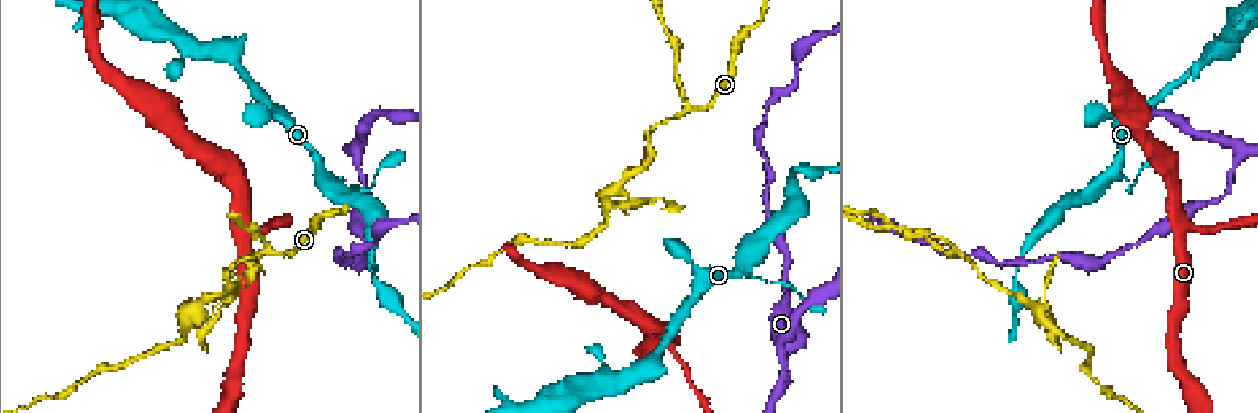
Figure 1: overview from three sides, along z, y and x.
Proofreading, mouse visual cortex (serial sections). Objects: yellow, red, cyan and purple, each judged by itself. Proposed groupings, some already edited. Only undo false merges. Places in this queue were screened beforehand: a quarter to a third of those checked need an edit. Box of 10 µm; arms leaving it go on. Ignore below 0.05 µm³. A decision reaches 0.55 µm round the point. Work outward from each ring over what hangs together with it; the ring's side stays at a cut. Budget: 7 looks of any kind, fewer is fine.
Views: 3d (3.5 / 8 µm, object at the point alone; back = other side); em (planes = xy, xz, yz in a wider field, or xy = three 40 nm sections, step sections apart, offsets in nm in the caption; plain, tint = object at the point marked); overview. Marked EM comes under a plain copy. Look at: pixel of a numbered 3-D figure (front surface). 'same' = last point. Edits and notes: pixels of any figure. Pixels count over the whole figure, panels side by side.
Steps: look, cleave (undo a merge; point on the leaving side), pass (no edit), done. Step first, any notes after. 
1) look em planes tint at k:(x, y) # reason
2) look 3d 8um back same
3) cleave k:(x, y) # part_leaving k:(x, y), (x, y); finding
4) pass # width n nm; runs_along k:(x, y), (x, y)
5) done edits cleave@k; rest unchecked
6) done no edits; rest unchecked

look 3d 3.5um at 1:(690, 111) # branch point

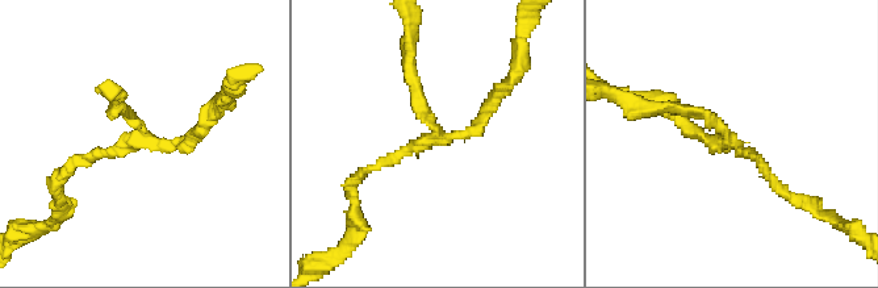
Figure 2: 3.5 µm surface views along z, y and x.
look em planes tint at 2:(442, 139) # arms 3; arm_widths 150, 150, 200 nm; now the EM

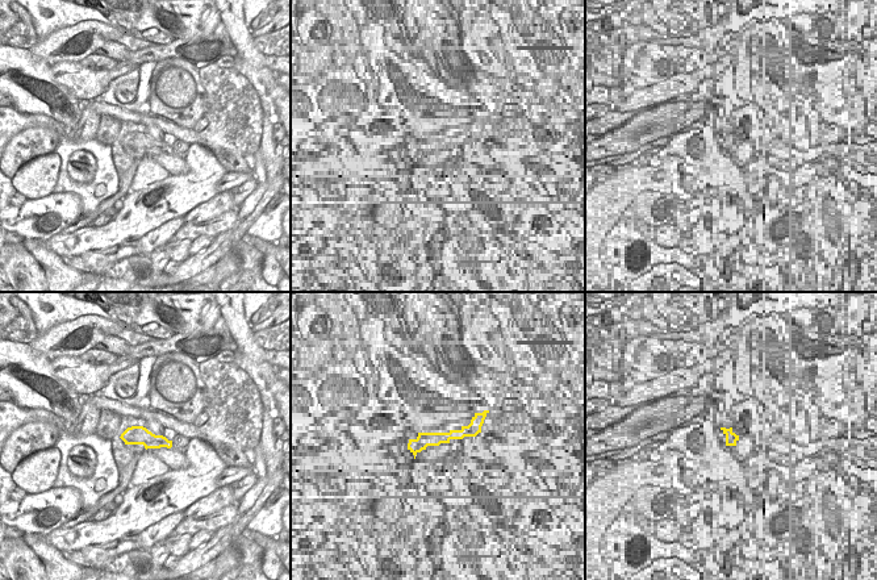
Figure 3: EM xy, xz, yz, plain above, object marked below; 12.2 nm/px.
pass # runs_along 2:(501, 91), (464, 134), (363, 171); continuous, no second cell

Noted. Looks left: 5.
look 3d 8um at 1:(616, 190) # three arms meet

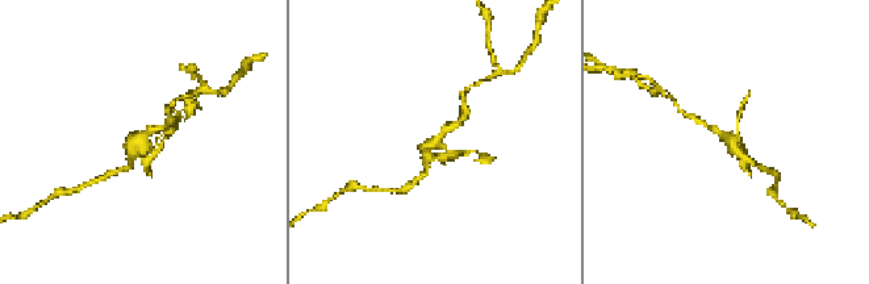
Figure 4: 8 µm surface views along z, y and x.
look em planes tint same

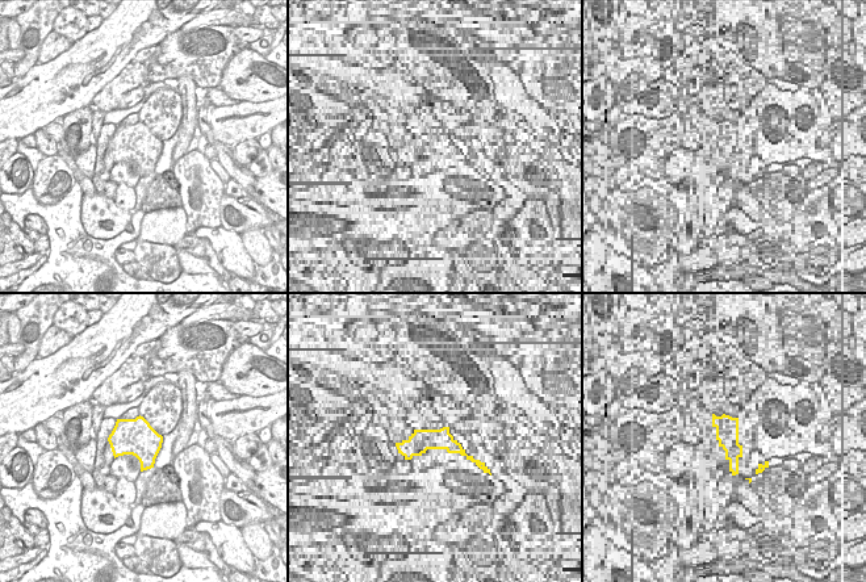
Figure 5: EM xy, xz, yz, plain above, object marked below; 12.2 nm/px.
cleave 4:(171, 130) # width 440 nm; part_leaving 4:(154, 149), (189, 108); two cells meet here

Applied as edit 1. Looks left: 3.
look overview # redraw

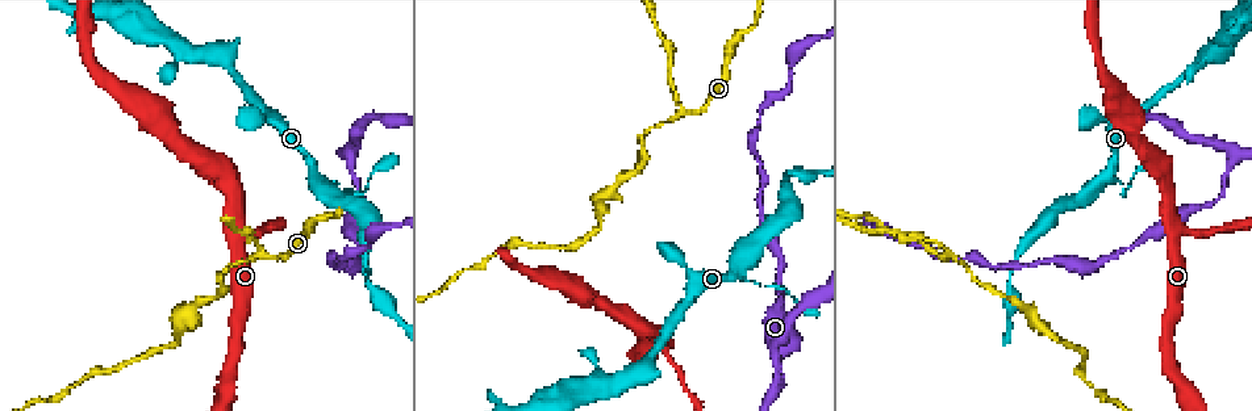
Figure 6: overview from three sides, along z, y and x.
look 3d 3.5um back at 6:(352, 149) # abrupt turn

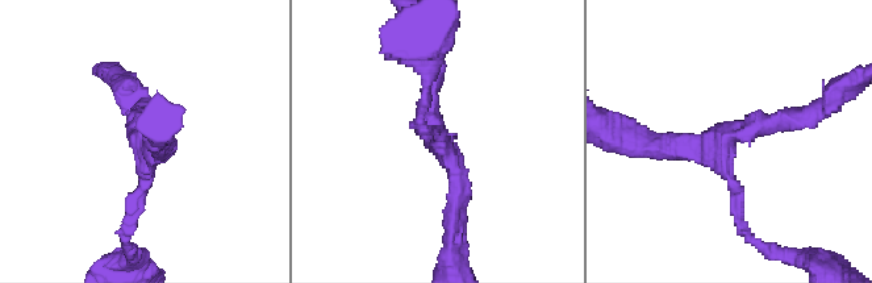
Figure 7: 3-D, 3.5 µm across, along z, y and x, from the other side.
look em xy step 2 tint at 7:(437, 142) # now the EM

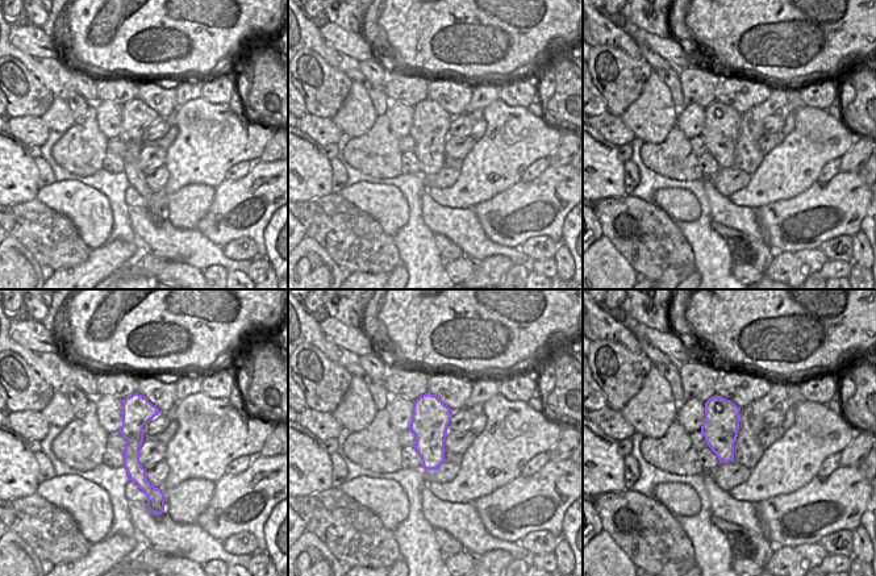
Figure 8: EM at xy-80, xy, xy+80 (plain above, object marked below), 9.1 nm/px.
pass # width 340 nm; runs_along 8:(136, 396), (133, 467), (151, 492); continuous, no second cell

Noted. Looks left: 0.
done edits cleave@4; rest unchecked

